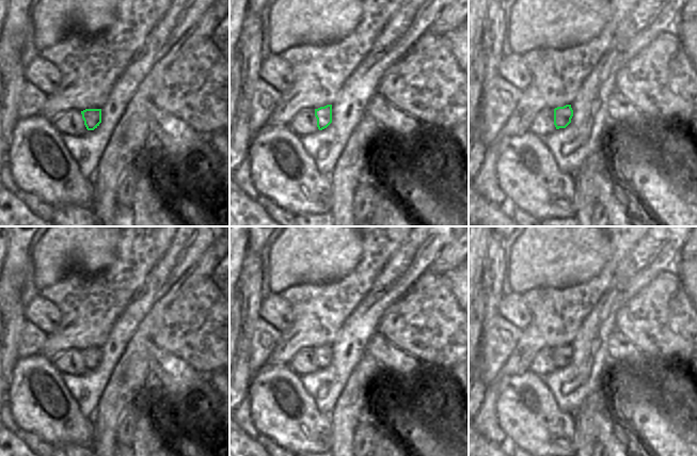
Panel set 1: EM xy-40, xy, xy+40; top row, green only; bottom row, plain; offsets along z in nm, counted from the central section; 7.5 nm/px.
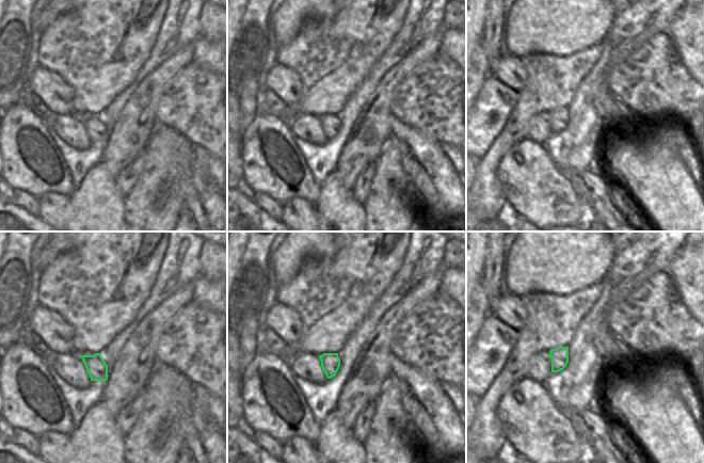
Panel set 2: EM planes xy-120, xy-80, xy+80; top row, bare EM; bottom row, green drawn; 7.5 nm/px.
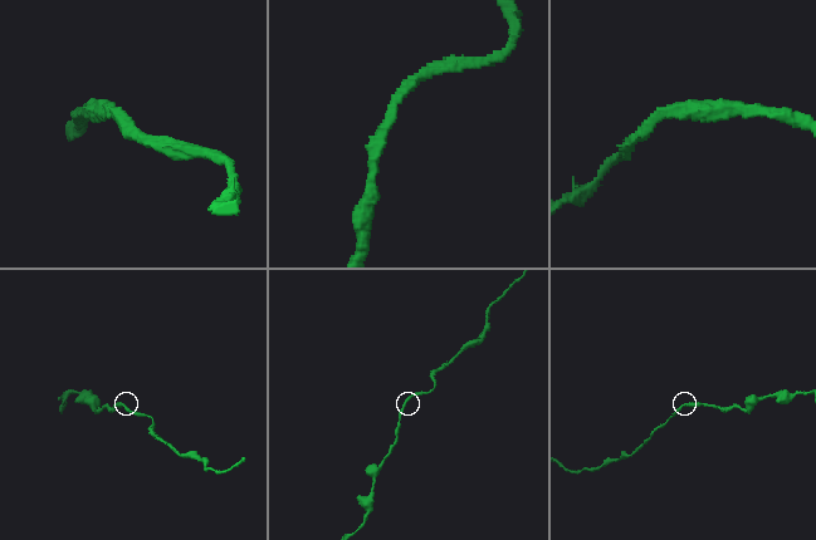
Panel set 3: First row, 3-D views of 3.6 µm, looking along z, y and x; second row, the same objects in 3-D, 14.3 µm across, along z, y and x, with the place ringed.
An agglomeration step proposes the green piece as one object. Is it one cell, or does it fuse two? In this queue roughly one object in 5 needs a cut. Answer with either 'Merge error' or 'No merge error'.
No merge error

